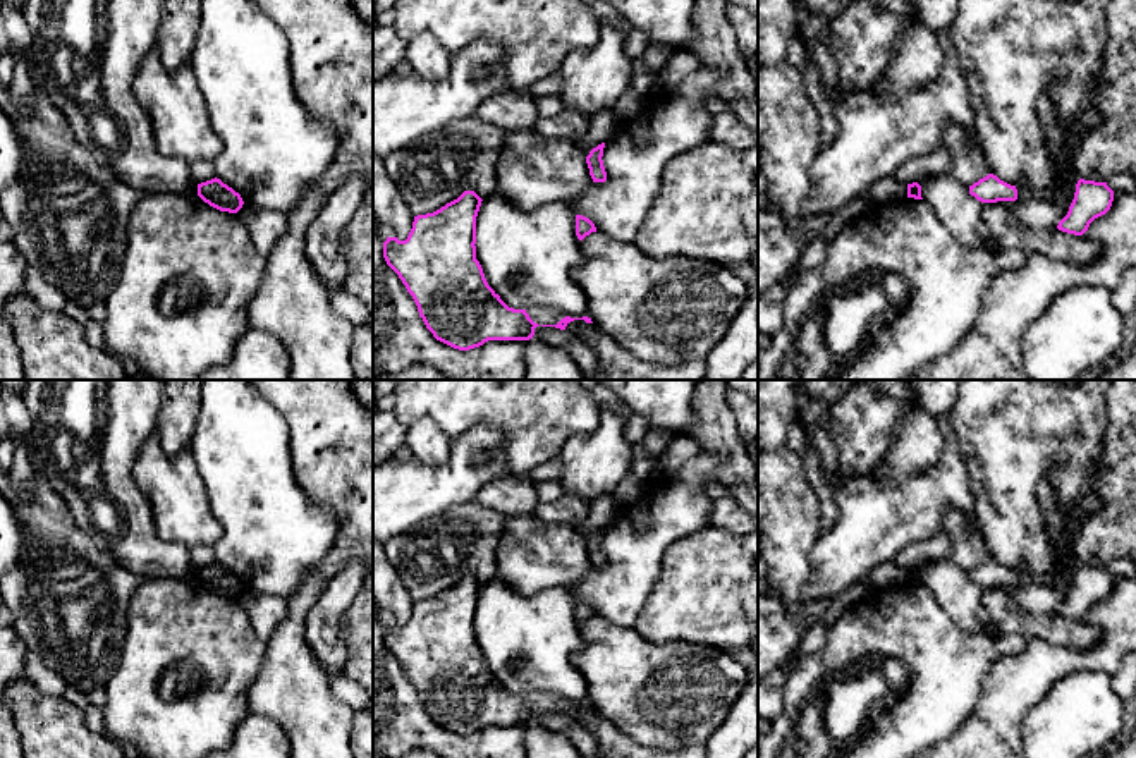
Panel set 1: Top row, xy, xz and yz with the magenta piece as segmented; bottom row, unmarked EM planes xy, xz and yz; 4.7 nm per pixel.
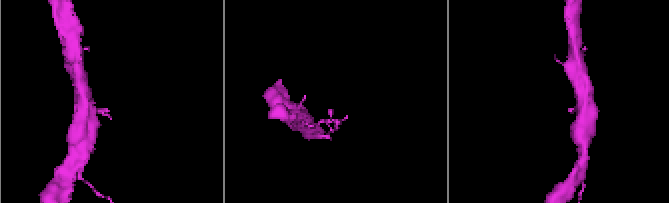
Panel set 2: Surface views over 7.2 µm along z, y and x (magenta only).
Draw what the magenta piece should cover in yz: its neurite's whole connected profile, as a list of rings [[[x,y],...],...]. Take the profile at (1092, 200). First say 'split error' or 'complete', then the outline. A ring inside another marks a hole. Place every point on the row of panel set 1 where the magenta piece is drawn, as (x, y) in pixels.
complete; [[[1079,179],[1069,211],[1059,222],[1057,229],[1067,234],[1083,235],[1095,218],[1110,210],[1112,201],[1114,191],[1107,182]]]

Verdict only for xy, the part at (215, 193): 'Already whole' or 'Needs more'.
Already whole

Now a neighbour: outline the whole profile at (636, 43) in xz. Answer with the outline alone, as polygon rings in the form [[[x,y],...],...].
[[[634,29],[626,36],[626,55],[629,58],[643,57],[648,45],[650,45],[648,38]]]

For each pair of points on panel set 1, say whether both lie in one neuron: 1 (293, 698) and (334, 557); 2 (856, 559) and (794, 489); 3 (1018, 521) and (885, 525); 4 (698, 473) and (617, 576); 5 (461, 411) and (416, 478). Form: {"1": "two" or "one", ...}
{"1": "one", "2": "two", "3": "two", "4": "one", "5": "two"}

